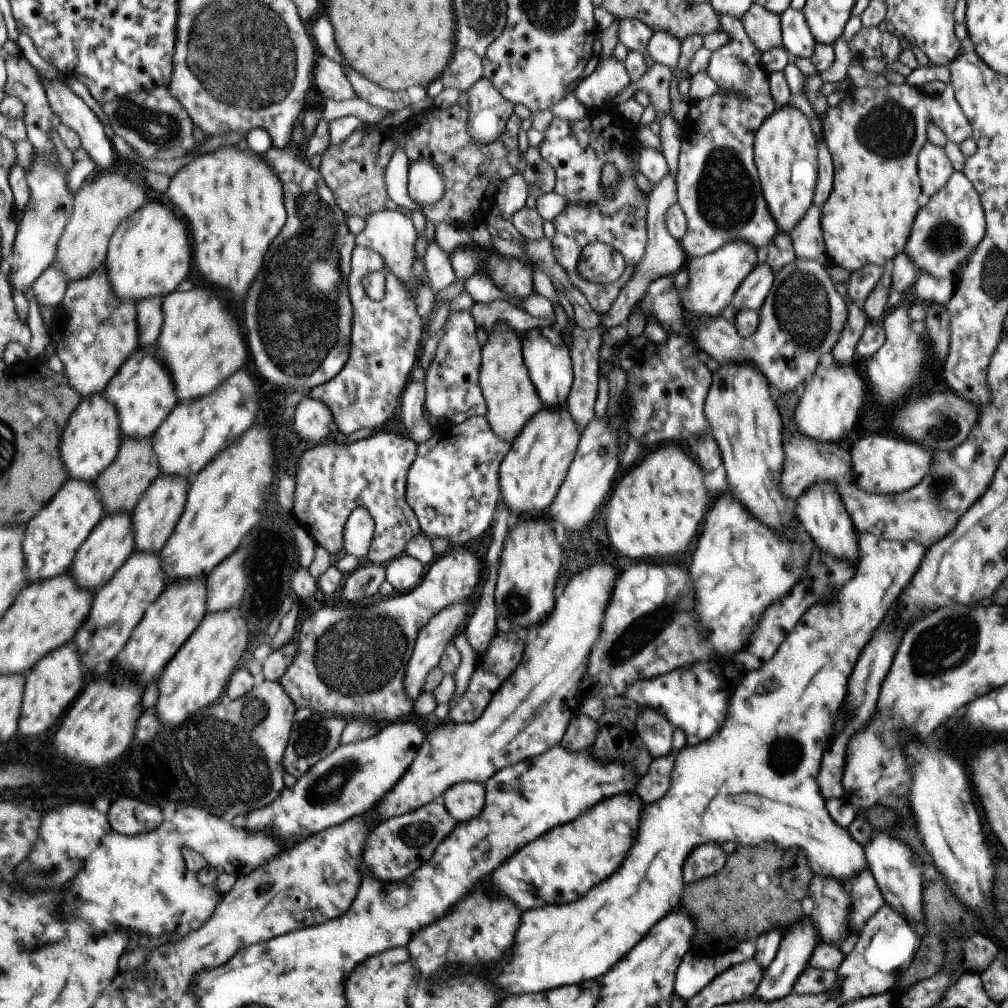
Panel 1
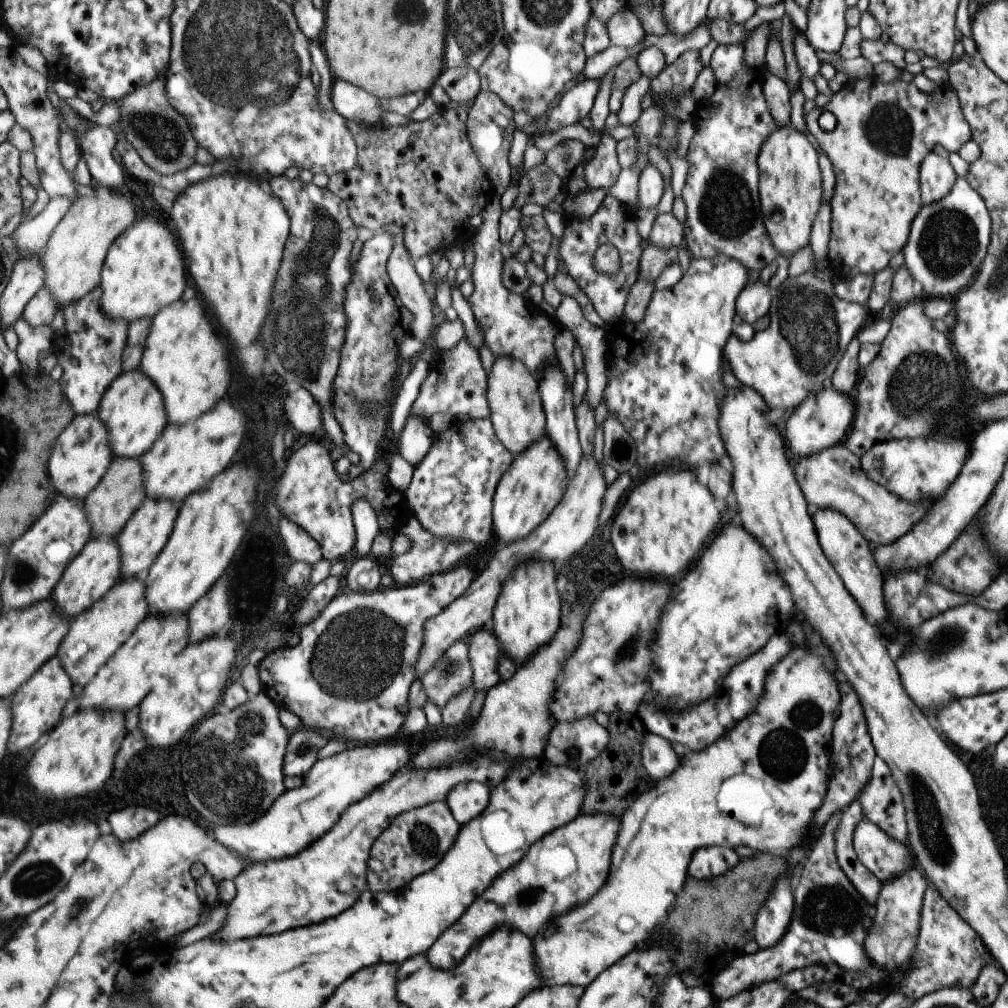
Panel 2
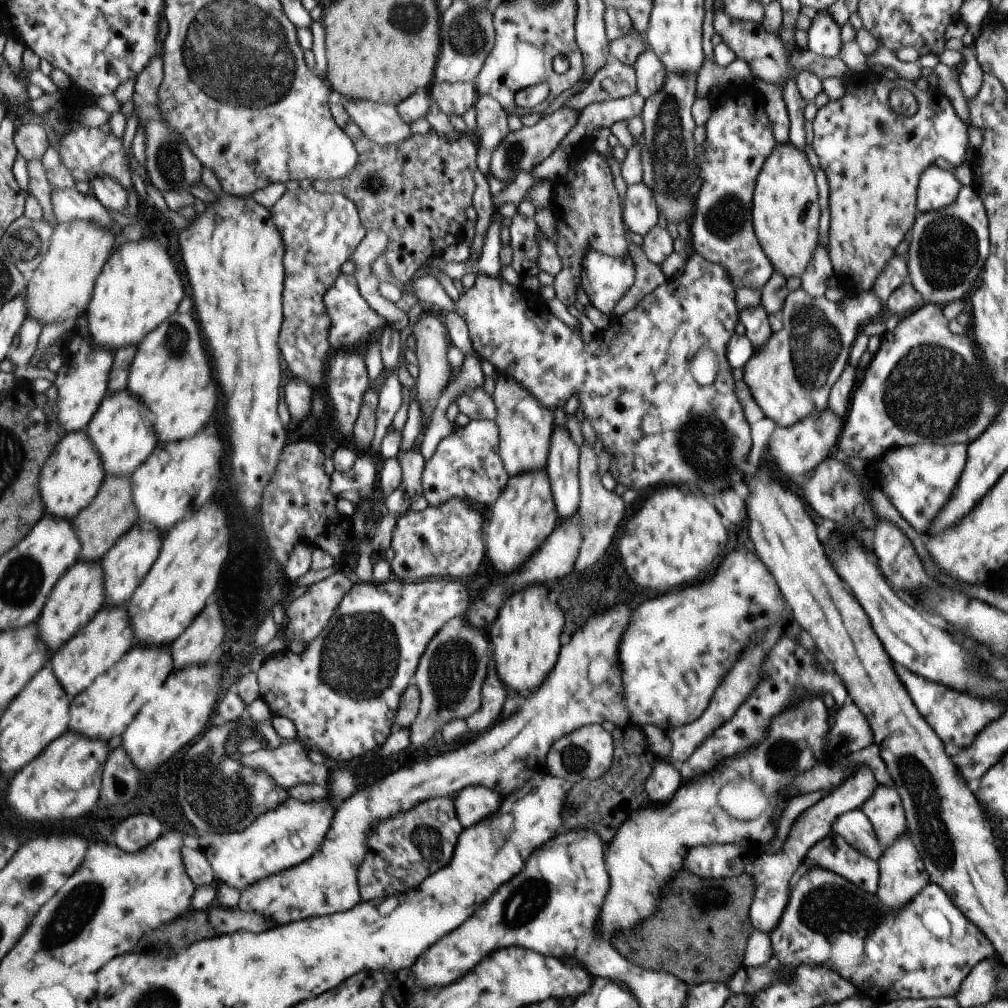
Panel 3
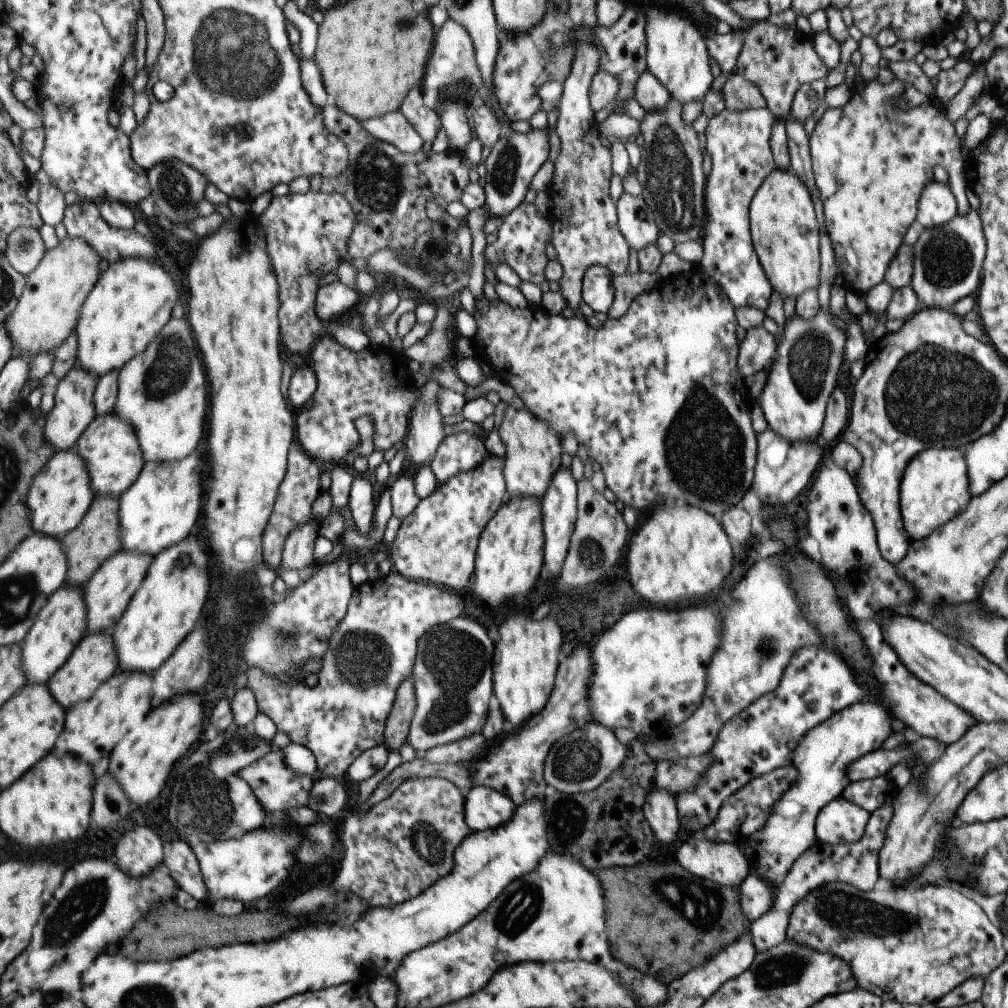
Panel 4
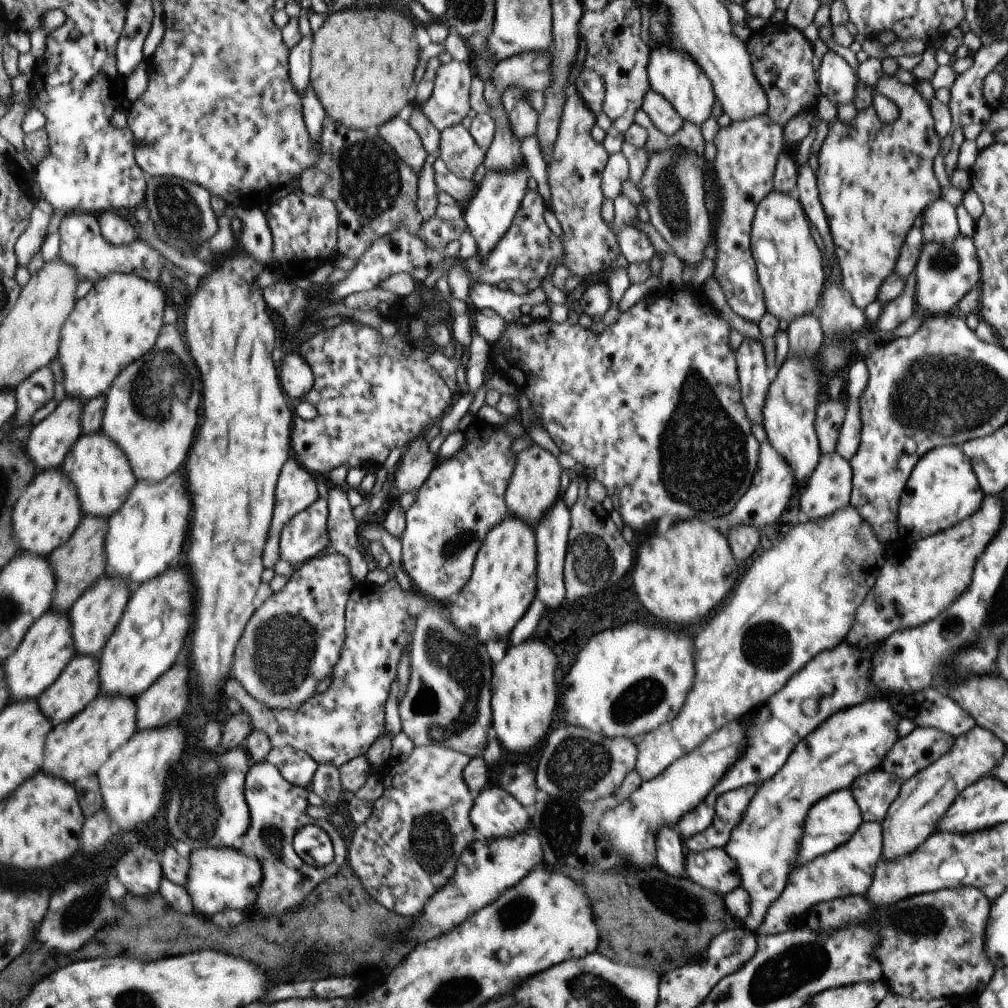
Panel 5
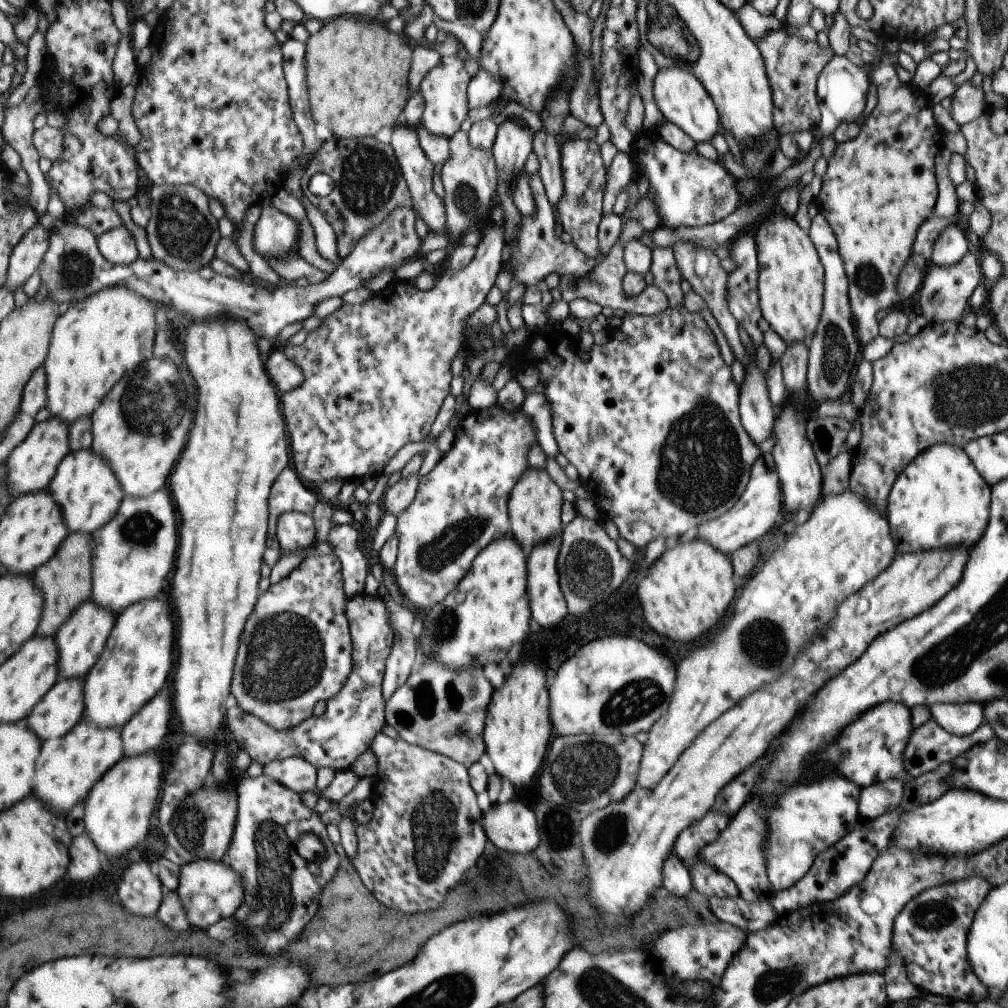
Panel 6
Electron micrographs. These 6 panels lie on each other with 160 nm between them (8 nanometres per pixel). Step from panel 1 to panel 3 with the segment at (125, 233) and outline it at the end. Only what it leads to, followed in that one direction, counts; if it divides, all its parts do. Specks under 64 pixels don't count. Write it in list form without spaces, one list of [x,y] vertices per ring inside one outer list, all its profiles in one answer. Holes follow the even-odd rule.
[[[157,240],[125,241],[119,245],[98,276],[92,301],[87,312],[89,334],[92,341],[100,347],[109,347],[115,352],[122,346],[139,345],[153,330],[173,316],[185,298],[183,278],[179,276],[169,250]]]

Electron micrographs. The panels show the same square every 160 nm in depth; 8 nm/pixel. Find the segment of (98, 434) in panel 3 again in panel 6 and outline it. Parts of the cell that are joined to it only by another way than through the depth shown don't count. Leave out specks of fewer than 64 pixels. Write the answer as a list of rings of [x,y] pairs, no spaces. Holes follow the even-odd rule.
[[[93,448],[78,450],[67,455],[59,465],[49,490],[62,506],[70,532],[95,532],[101,529],[114,520],[126,498],[126,492],[111,463]]]

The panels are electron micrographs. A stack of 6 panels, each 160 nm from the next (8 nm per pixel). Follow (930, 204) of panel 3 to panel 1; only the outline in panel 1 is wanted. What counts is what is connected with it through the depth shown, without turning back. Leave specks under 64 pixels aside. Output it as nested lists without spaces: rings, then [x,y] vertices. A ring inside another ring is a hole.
[[[927,140],[916,154],[916,167],[920,192],[929,197],[945,186],[954,171],[943,147],[932,145]]]

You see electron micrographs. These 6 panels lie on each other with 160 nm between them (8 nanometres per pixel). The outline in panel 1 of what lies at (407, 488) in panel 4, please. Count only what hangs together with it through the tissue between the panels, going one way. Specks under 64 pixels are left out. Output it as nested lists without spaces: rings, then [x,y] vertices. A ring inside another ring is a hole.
[[[411,381],[403,394],[403,408],[400,411],[400,427],[406,428],[411,438],[421,444],[429,440],[436,431],[425,418],[426,382]]]

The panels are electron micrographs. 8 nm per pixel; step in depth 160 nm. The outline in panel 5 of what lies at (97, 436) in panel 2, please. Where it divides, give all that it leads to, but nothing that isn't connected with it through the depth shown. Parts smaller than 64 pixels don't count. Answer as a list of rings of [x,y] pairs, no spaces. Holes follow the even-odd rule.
[[[62,468],[40,472],[14,507],[13,536],[19,542],[21,551],[50,557],[69,542],[84,518],[79,500],[77,489],[69,476],[63,474]]]

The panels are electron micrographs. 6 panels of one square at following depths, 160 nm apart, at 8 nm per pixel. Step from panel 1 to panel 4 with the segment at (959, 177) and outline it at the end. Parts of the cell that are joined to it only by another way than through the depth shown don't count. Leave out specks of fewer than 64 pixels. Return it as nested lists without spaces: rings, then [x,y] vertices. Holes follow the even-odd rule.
[[[969,209],[966,214],[953,215],[950,221],[941,226],[927,227],[919,234],[912,245],[912,278],[908,284],[916,294],[917,300],[923,306],[948,309],[960,298],[974,295],[981,277],[982,262],[986,253],[986,240],[982,231],[982,222],[975,209]]]

